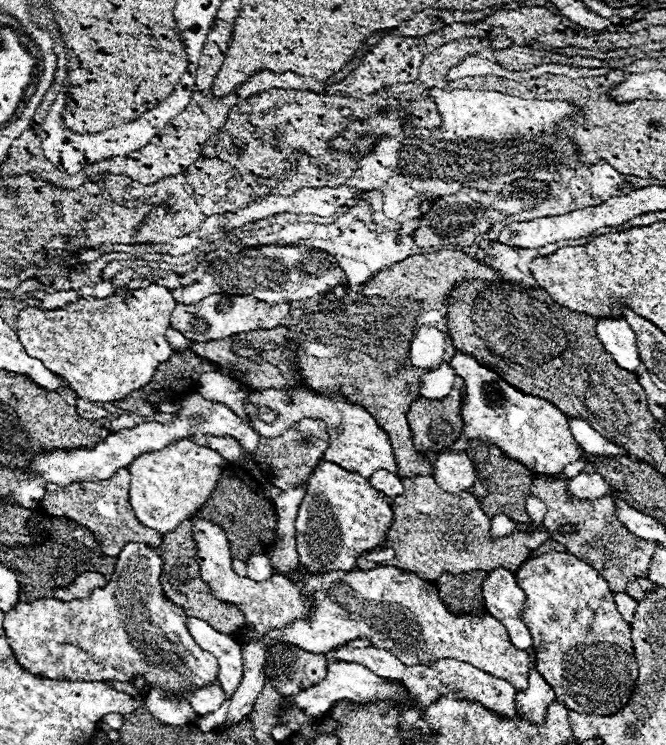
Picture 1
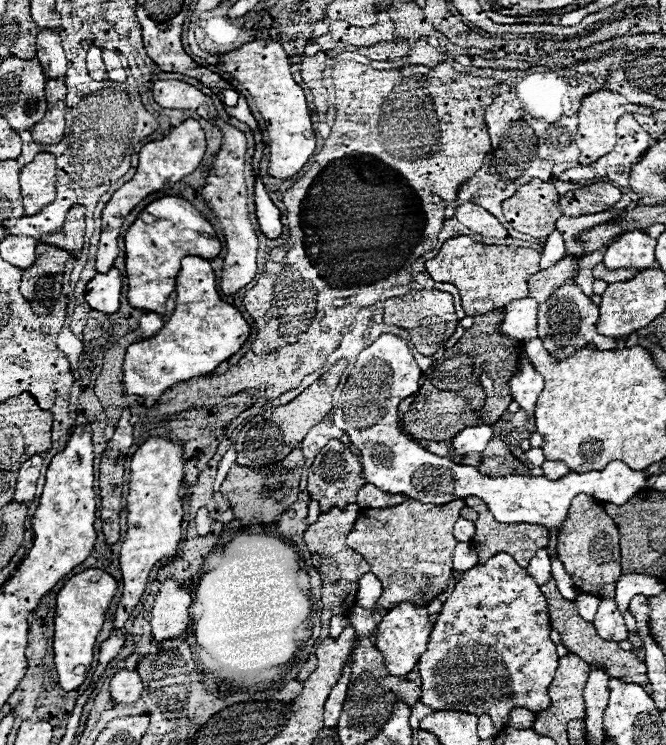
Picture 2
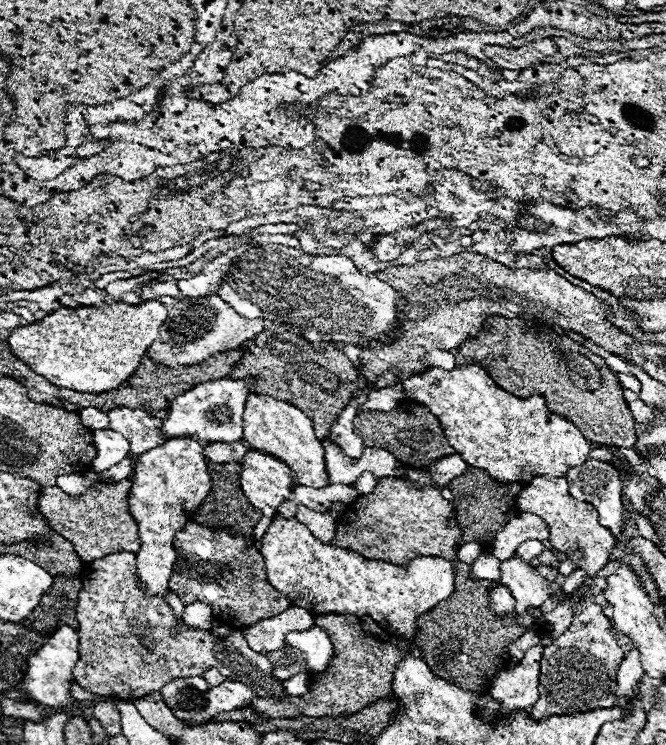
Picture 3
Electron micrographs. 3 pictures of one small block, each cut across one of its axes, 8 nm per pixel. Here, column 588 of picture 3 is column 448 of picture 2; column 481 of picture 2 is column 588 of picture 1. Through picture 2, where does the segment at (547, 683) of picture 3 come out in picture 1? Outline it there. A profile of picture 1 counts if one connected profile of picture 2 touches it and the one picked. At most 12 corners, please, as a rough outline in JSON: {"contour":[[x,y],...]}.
{"contour":[[568,552],[516,570],[534,664],[568,710],[610,716],[638,678],[630,626]]}

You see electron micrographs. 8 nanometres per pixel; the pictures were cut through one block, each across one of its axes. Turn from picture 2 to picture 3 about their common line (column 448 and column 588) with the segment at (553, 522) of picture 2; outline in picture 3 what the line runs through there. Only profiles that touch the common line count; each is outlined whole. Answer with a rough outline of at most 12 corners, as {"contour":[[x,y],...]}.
{"contour":[[588,458],[568,470],[576,500],[594,504],[600,524],[624,530],[622,472]]}

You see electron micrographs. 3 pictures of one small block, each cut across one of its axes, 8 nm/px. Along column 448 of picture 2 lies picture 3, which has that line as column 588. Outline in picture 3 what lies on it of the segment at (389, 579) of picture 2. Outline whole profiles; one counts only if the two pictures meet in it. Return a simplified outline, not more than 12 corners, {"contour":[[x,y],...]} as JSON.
{"contour":[[536,478],[516,496],[518,512],[550,526],[556,550],[584,552],[594,578],[616,538],[566,478]]}

